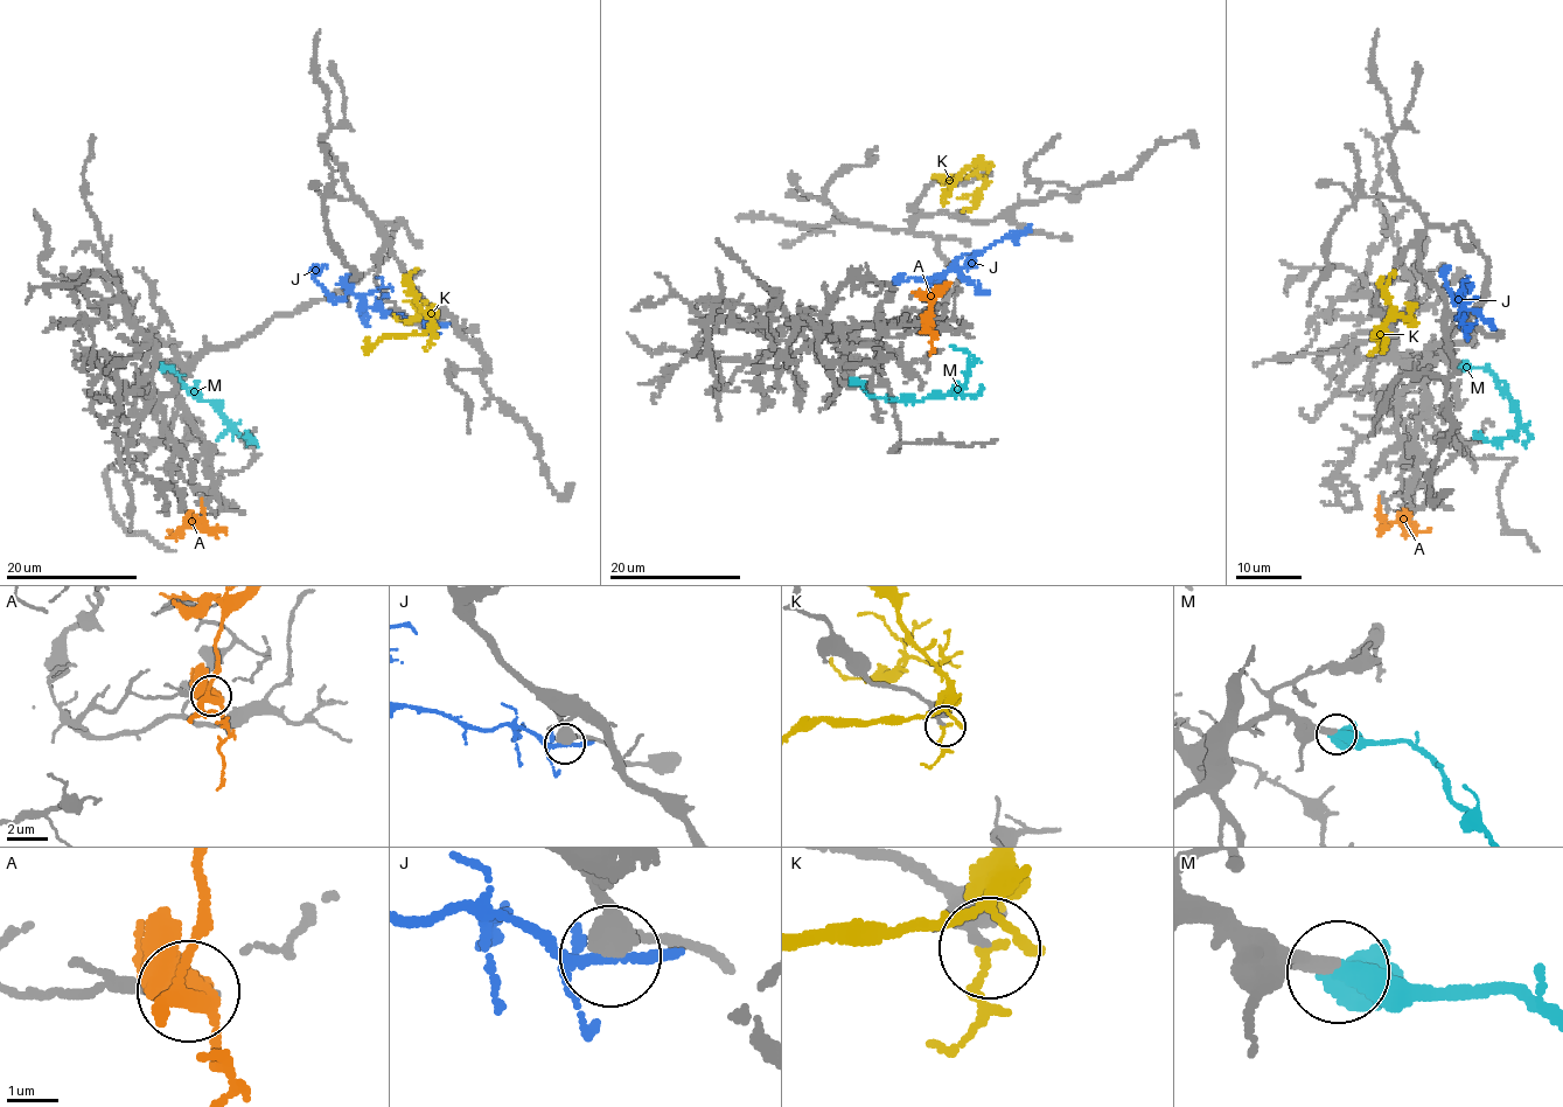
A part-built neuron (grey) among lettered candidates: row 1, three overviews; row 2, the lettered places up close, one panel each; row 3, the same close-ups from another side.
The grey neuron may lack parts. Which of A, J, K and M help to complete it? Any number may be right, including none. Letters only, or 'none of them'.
M

